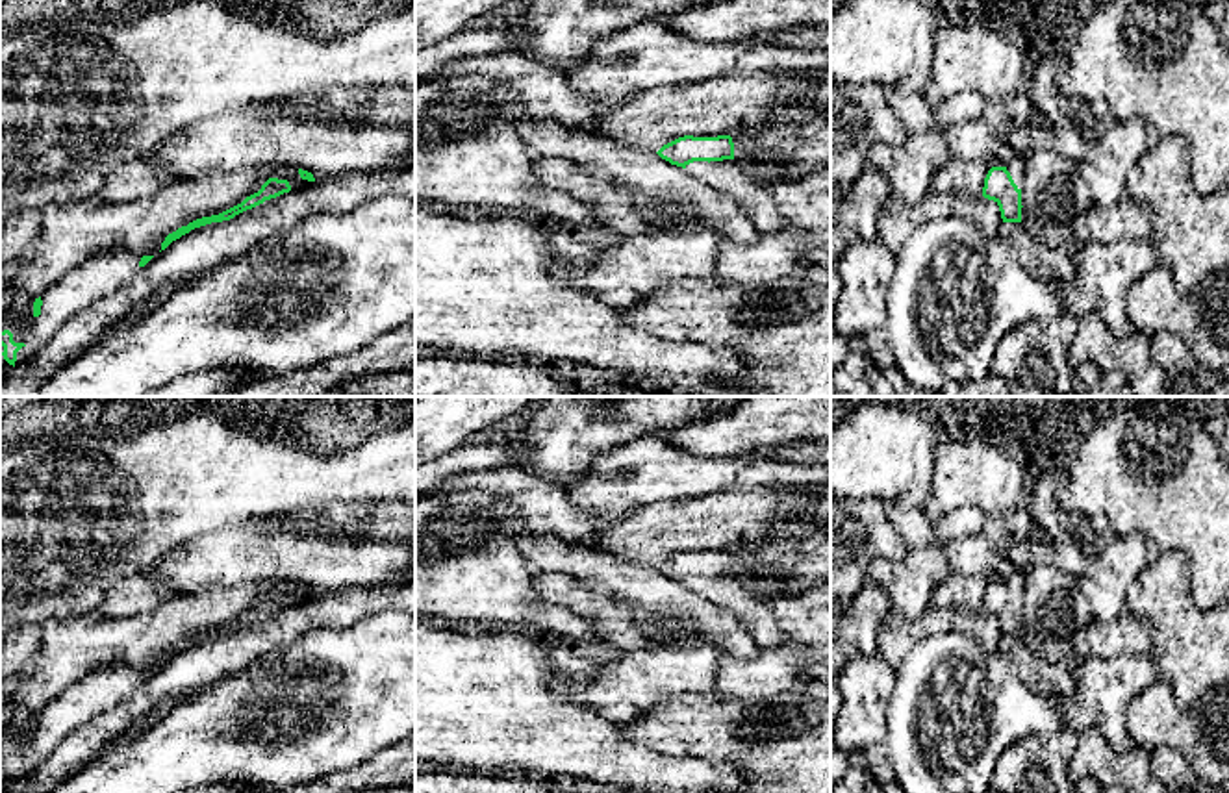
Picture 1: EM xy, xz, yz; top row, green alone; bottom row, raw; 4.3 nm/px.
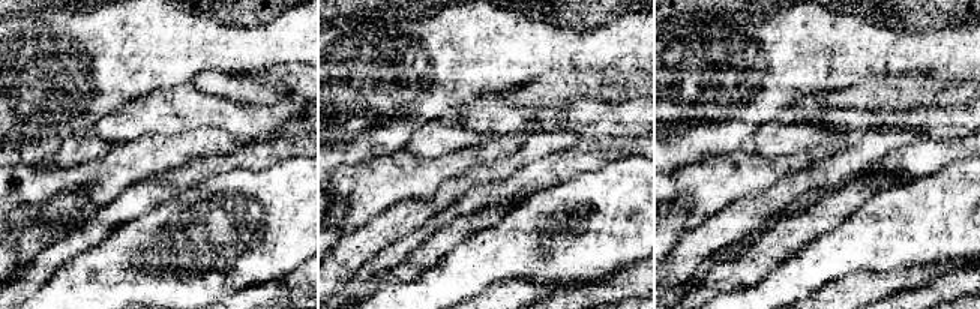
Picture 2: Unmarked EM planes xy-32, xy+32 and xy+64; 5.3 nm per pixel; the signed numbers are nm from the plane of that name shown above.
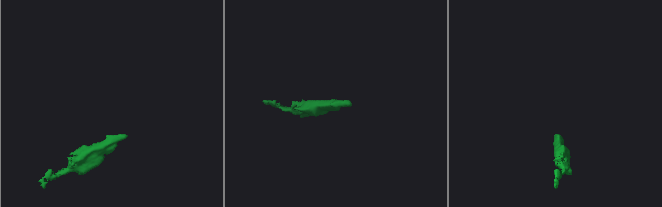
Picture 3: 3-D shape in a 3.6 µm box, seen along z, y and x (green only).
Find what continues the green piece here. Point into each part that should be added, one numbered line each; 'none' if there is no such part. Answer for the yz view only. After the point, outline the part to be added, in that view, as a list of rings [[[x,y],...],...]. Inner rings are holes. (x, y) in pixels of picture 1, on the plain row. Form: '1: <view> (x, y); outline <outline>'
1: yz (1016, 582); outline [[[1016,569],[1016,573],[1007,580],[1014,598],[1018,604],[1023,602],[1023,587],[1025,587],[1025,569]]]

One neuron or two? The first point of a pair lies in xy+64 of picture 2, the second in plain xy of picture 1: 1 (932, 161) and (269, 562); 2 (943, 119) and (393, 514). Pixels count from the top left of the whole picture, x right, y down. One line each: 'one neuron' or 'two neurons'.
1: two neurons
2: two neurons

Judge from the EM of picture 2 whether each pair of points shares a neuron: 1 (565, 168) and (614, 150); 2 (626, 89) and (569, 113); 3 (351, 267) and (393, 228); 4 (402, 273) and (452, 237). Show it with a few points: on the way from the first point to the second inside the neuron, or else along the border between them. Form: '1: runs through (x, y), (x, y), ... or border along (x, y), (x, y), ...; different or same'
1: runs through (577, 158), (602, 152); same
2: border along (598, 98), (602, 101), (635, 99); different
3: runs through (357, 255), (381, 231); same
4: runs through (414, 264), (440, 243); same

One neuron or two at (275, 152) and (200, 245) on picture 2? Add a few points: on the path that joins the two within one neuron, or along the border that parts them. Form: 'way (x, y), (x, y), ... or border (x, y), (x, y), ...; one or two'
border (291, 155), (260, 170), (224, 171); two

